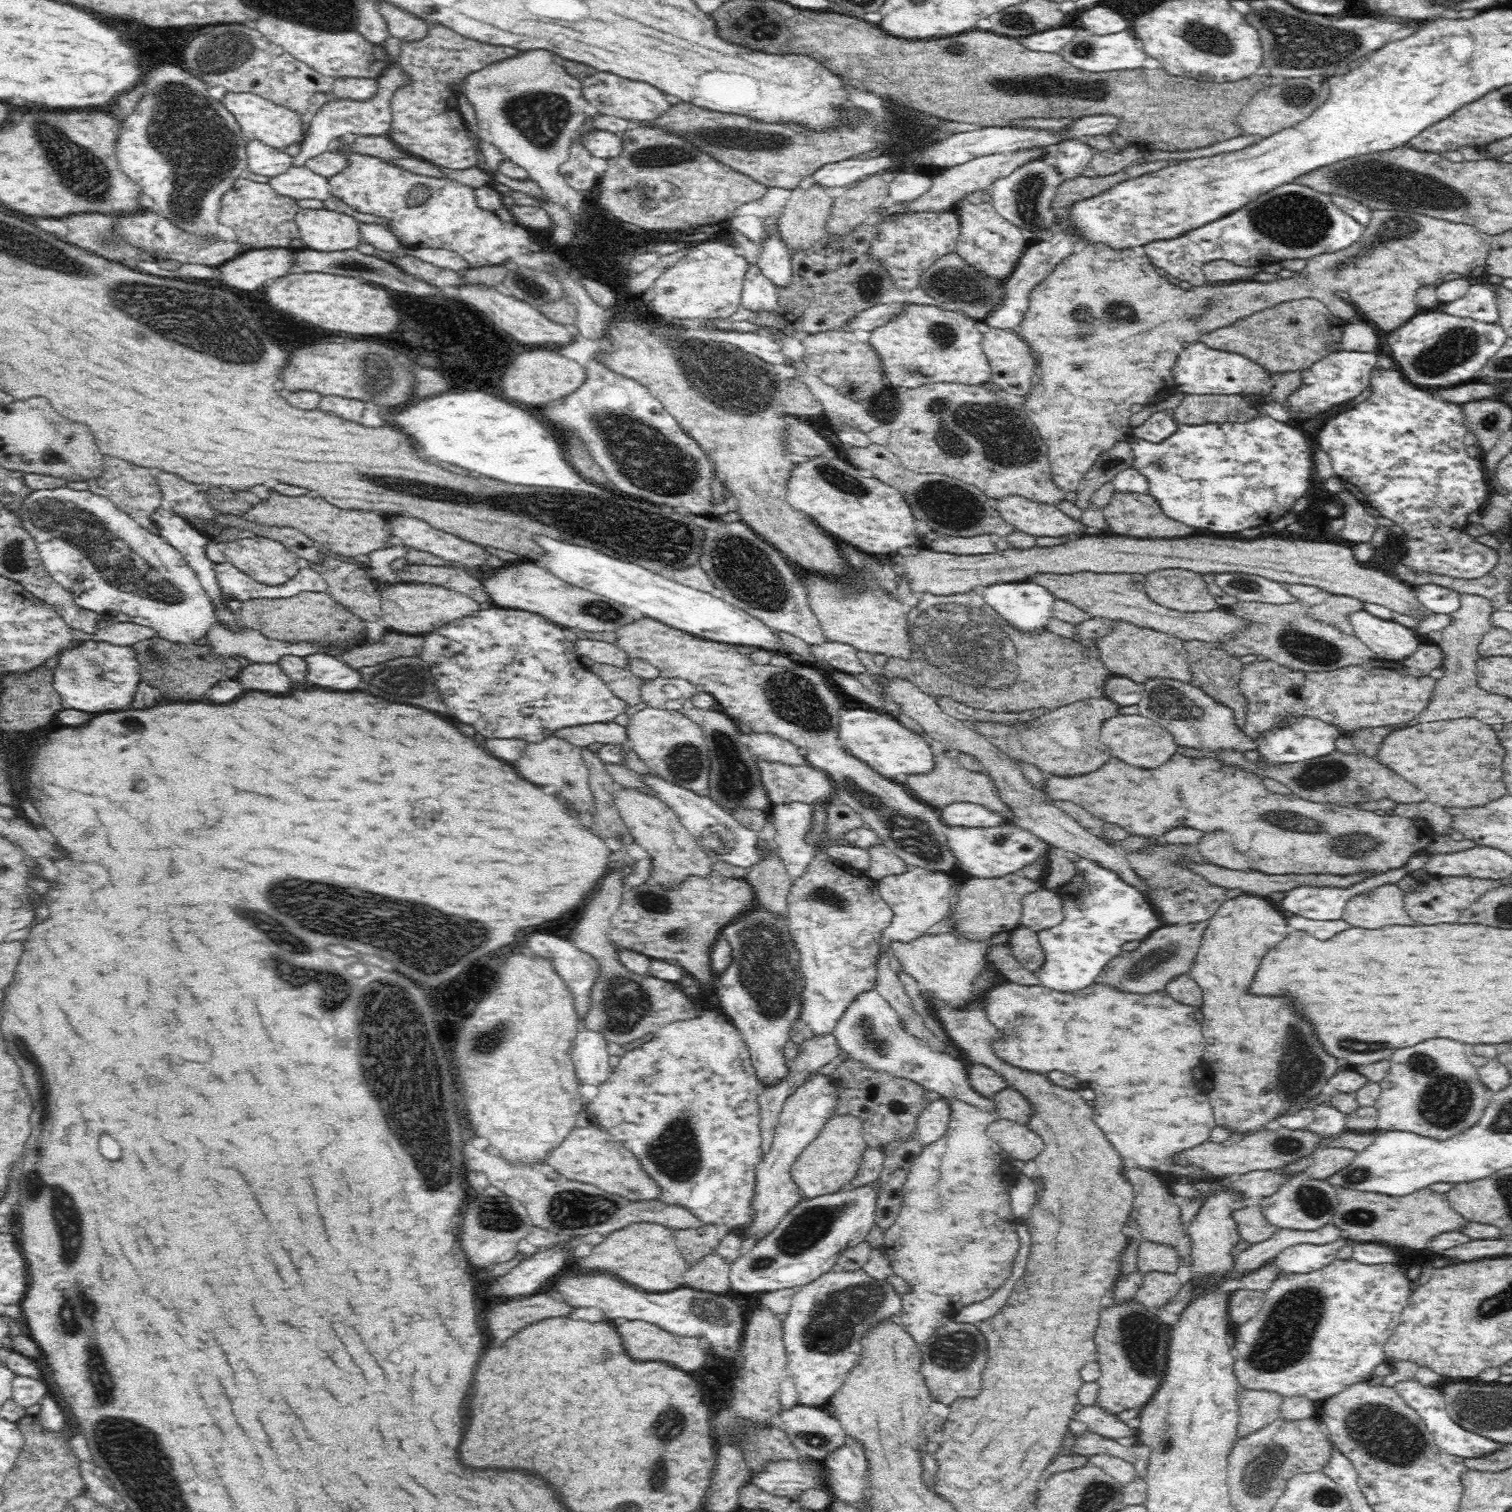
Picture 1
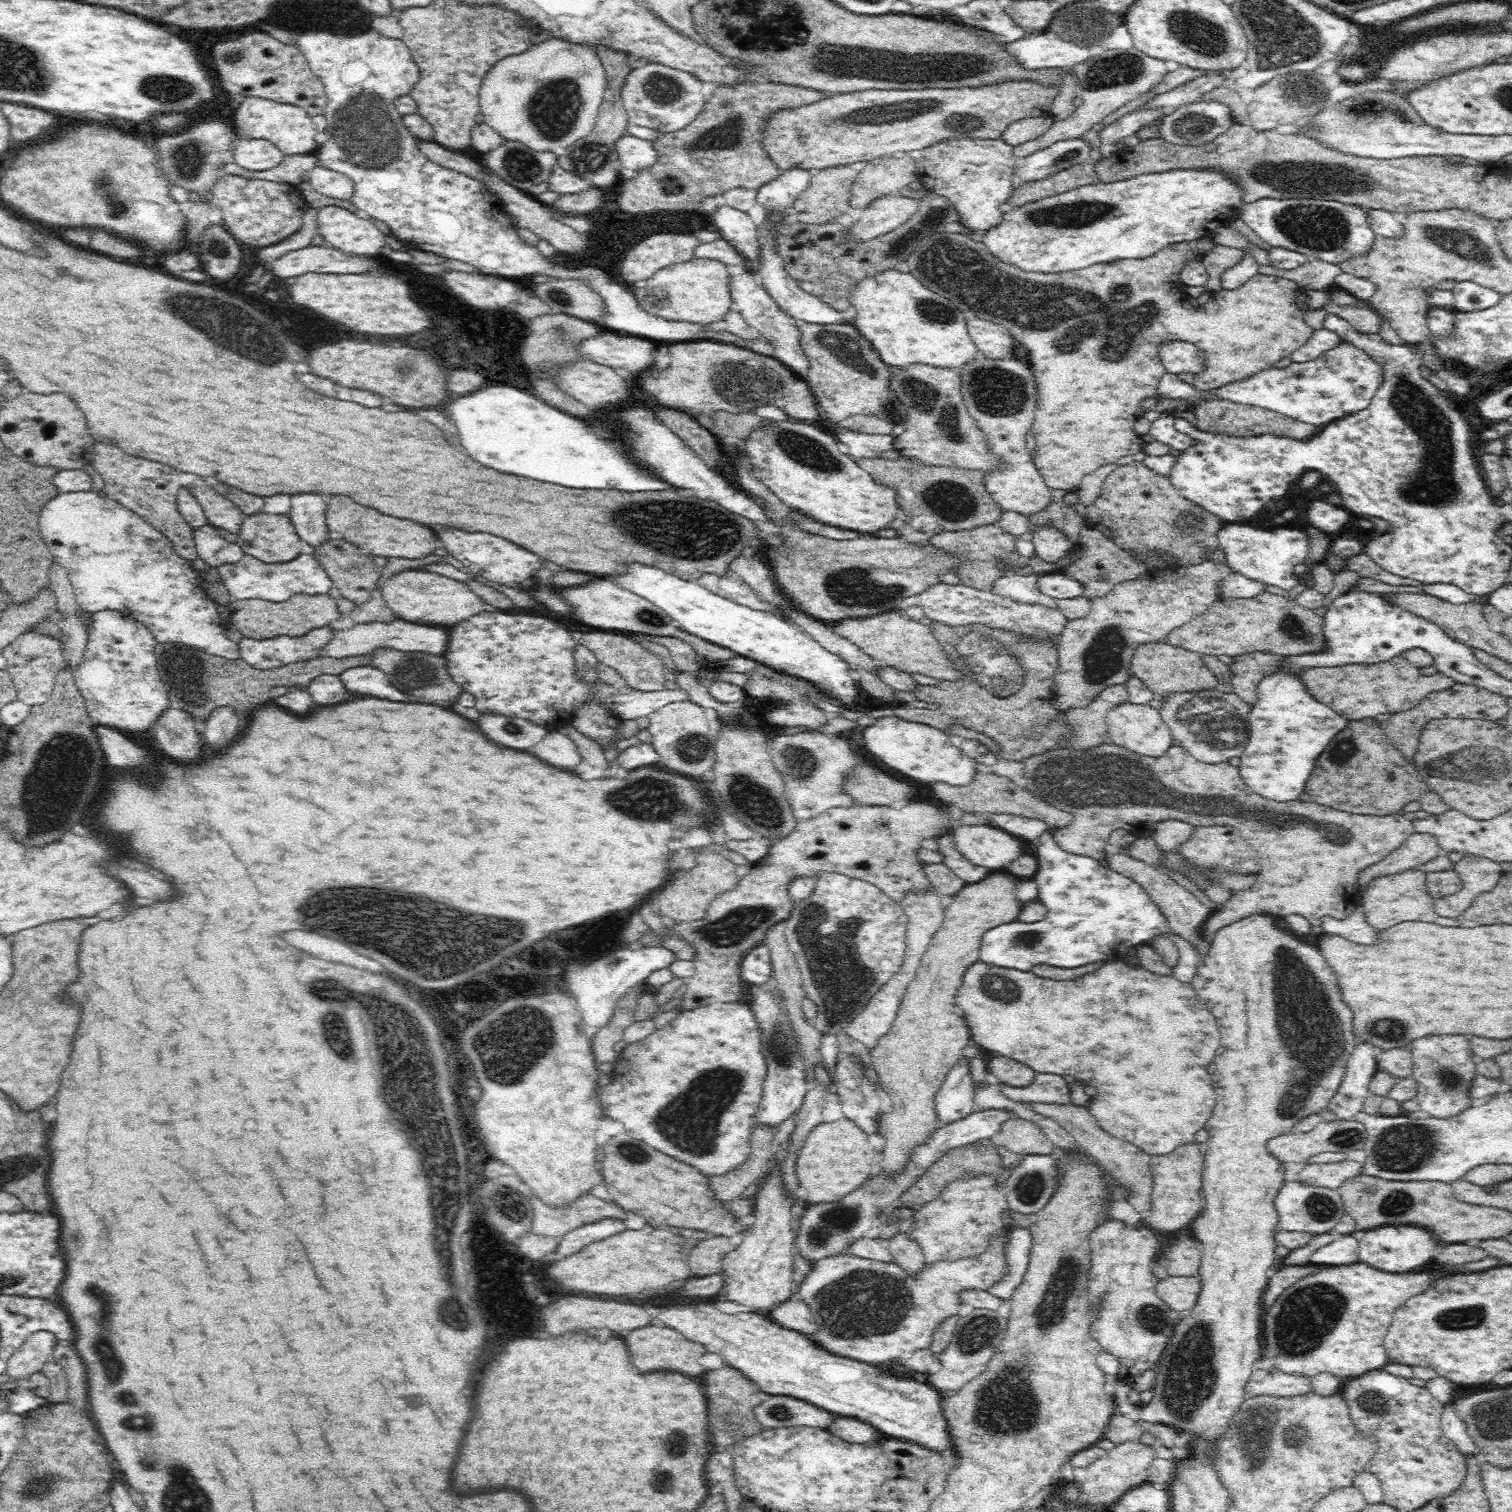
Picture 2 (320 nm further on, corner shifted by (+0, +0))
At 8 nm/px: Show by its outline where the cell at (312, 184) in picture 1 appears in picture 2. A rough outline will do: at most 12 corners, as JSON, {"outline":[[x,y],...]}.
{"outline":[[317,167],[305,181],[329,198],[350,200],[353,182],[343,174]]}

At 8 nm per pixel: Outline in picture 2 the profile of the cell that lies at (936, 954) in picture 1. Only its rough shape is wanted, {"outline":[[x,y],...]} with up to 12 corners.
{"outline":[[966,967],[972,1042],[1166,1157],[1216,1106],[1191,983]]}

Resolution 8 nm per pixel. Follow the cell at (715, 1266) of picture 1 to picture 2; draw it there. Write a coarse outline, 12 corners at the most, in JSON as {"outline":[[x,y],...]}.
{"outline":[[728,1237],[695,1242],[688,1256],[692,1278],[723,1273],[736,1246]]}

